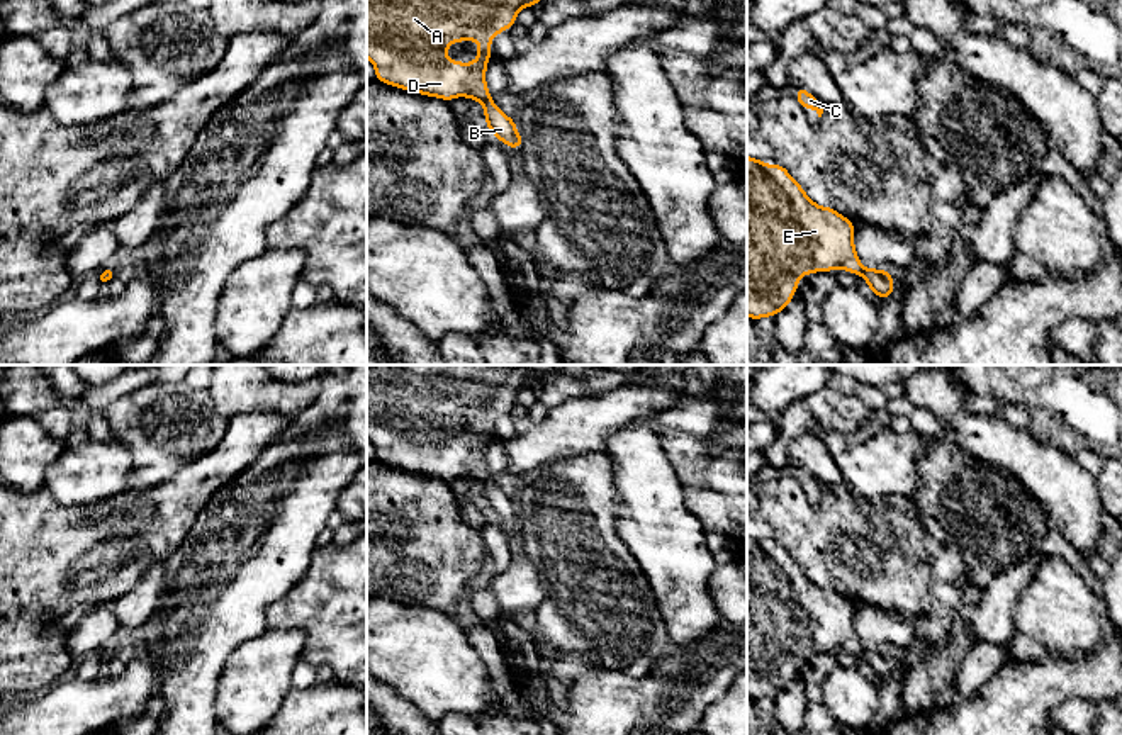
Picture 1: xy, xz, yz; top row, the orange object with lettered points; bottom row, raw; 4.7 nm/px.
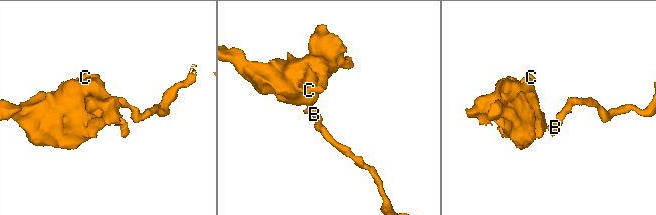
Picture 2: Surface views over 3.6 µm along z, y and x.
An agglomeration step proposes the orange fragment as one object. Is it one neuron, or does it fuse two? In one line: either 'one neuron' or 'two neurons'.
two neurons

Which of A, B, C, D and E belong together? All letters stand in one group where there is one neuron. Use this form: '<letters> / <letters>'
A C D E / B

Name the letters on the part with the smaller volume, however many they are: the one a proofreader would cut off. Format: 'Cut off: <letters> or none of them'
Cut off: A, C, D, E

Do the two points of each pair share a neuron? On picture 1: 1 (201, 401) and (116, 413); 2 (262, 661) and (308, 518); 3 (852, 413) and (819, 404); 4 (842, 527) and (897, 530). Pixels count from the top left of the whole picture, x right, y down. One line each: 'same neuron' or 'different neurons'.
1: same neuron
2: different neurons
3: same neuron
4: same neuron

